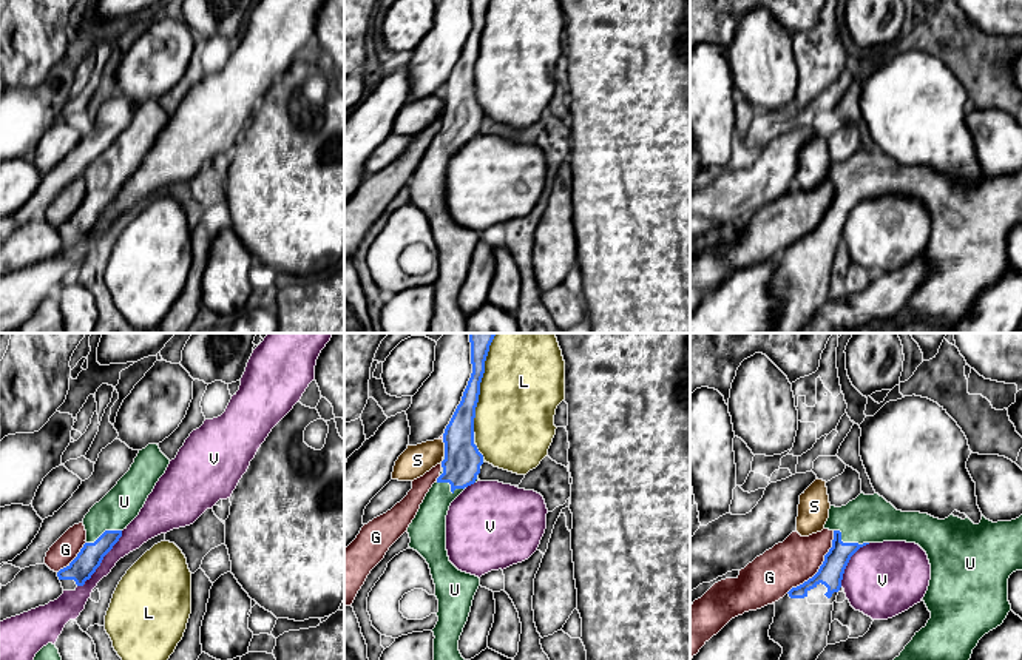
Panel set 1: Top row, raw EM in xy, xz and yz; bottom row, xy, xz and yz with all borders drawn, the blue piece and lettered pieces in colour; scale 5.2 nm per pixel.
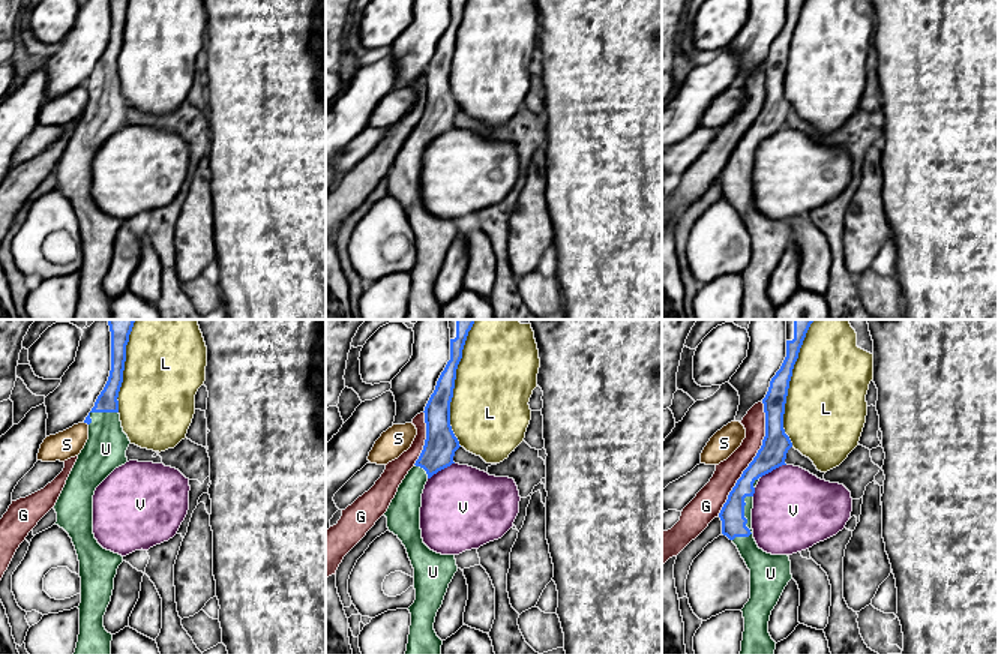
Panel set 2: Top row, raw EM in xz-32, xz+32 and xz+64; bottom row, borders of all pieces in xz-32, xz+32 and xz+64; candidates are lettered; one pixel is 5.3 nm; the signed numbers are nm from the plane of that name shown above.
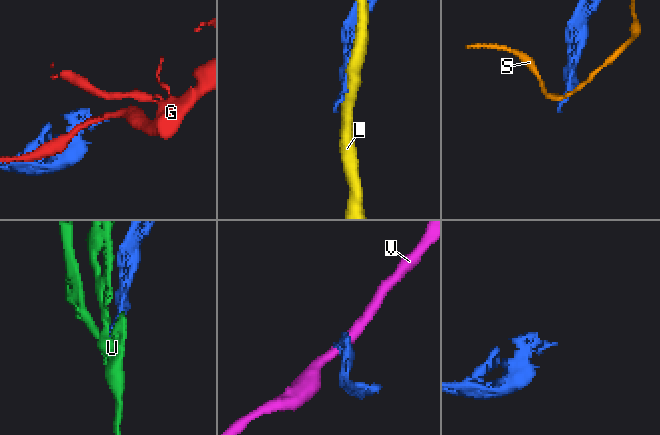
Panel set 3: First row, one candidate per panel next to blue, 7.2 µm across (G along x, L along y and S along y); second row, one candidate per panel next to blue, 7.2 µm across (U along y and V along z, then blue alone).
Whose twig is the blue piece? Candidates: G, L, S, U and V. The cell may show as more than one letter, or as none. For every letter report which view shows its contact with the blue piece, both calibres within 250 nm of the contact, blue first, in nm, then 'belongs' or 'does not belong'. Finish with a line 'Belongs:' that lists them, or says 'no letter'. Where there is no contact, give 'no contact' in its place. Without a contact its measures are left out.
G: yz | 130/240 nm | does not belong
L: xz | 150/420 nm | does not belong
S: xz | 190/160 nm | does not belong
U: yz | 130/260 nm | belongs
V: xy | 130/140 nm | does not belong
Belongs: U

